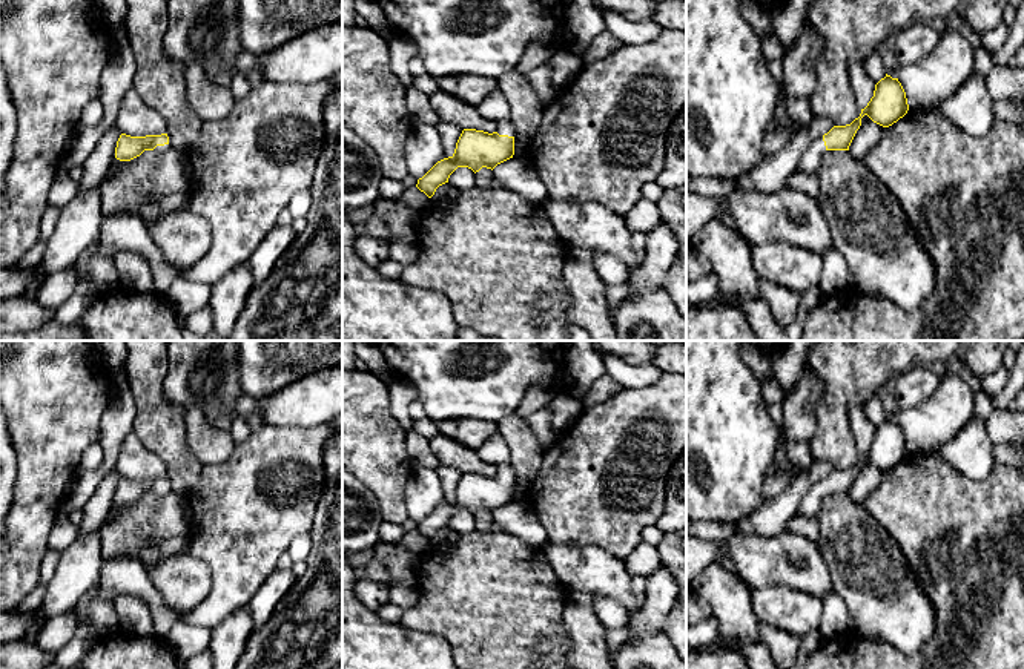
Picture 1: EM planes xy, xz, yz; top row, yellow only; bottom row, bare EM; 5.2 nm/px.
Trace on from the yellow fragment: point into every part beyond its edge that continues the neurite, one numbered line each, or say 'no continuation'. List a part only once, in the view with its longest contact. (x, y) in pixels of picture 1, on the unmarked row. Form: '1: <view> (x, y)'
1: xz (504, 470)

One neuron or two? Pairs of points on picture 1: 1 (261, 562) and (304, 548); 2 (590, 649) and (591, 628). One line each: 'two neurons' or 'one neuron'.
1: two neurons
2: one neuron

